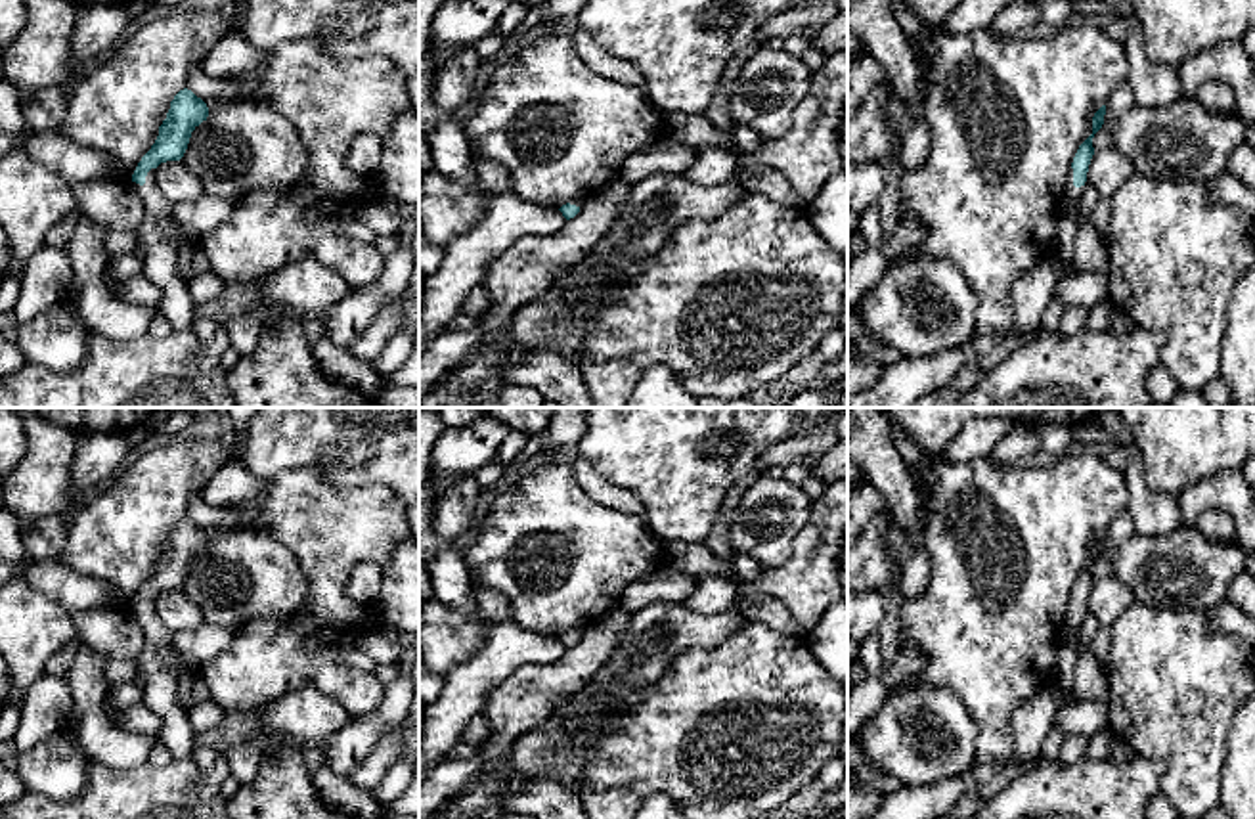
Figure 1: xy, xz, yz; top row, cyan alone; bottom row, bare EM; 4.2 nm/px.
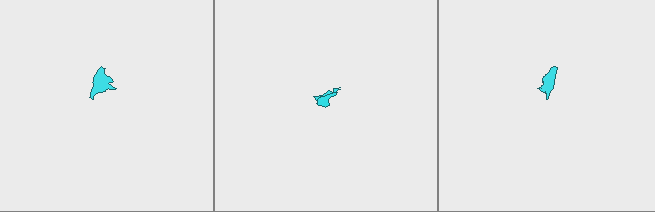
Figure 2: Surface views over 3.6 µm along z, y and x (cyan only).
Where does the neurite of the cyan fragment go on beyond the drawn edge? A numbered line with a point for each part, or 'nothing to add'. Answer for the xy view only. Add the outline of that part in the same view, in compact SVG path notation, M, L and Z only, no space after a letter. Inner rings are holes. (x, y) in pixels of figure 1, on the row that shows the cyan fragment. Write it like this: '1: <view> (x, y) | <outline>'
1: xy (159, 259) | M155 168L145 176L145 184L130 182L143 201L143 220L136 233L136 247L142 247L143 276L149 277L161 291L163 312L174 329L193 329L195 304L191 300L187 281L178 272L178 256L174 243L161 235L163 222L174 222L170 201L157 189L153 180Z

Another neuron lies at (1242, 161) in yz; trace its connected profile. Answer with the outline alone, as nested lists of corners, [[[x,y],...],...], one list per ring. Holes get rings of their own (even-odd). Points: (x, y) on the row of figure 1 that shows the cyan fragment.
[[[1247,142],[1238,145],[1228,159],[1226,170],[1255,189],[1255,147]]]

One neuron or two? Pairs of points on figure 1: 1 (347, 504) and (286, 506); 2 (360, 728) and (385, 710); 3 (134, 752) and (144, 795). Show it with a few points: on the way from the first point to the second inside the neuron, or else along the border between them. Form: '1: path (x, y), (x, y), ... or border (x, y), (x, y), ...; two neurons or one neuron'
1: path (331, 506), (301, 506); one neuron
2: path (366, 728), (379, 716); one neuron
3: border (146, 760), (131, 768), (92, 764); two neurons

